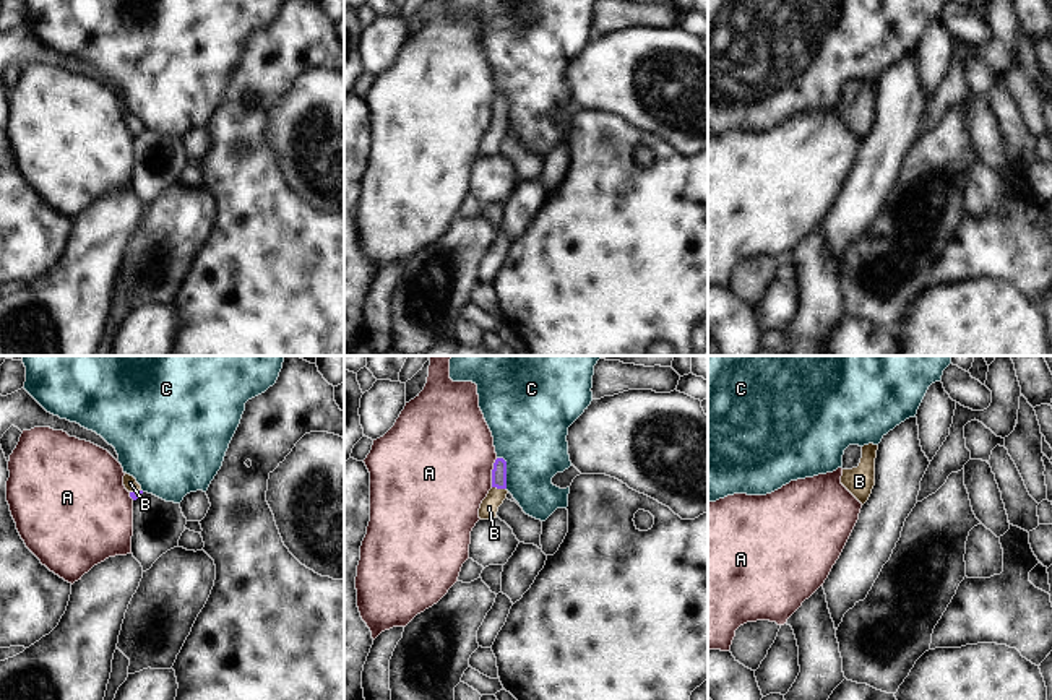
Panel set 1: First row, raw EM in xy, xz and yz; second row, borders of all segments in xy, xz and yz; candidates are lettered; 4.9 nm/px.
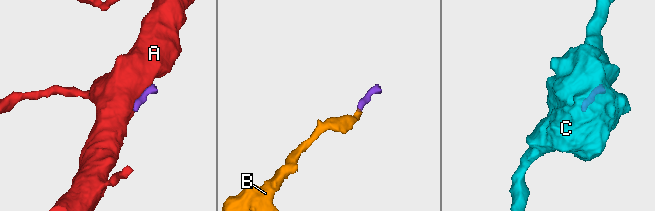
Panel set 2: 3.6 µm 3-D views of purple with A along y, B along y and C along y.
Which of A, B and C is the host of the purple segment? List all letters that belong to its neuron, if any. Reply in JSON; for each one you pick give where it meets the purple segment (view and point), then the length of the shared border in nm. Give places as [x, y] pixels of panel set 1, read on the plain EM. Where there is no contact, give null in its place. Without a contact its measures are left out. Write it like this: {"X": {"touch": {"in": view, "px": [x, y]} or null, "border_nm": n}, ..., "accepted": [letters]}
{"B": {"touch": {"in": "xz", "px": [499, 124]}, "border_nm": 70}, "accepted": ["B"]}

